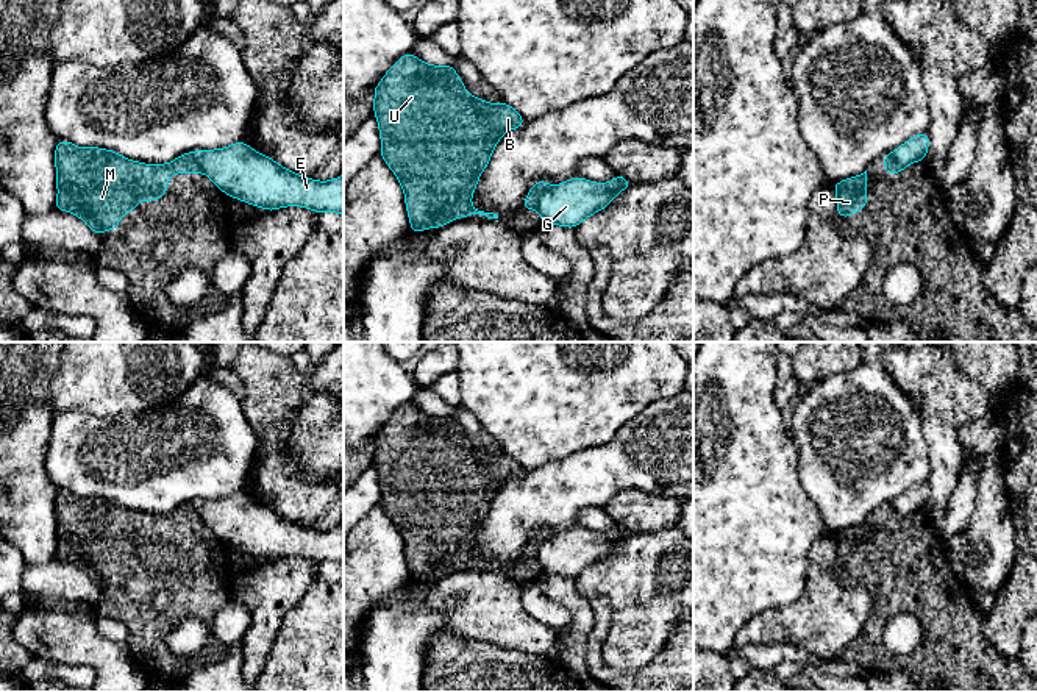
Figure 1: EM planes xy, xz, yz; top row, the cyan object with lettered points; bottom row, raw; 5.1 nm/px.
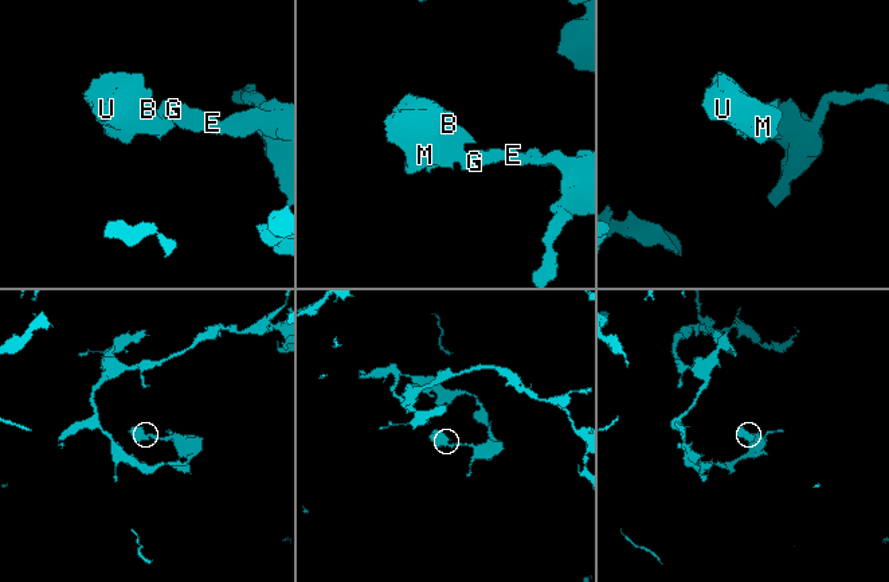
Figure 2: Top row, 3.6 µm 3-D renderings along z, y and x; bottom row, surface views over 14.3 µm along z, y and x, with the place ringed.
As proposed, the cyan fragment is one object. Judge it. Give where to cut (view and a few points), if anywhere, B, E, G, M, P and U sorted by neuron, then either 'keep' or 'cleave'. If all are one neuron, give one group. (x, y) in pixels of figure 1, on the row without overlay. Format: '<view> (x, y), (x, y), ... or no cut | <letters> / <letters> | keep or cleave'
xz (552, 536), (541, 545), (536, 558) | B M P U / E G | cleave

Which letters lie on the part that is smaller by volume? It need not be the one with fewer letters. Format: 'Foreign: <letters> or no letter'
Foreign: B, M, P, U

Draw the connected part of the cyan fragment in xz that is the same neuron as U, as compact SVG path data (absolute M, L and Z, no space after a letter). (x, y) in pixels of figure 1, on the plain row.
M412 403L400 406L389 417L373 445L373 464L381 486L380 505L404 540L411 583L442 578L447 572L475 564L498 569L494 562L475 559L470 550L504 481L525 473L511 455L492 455L470 445L453 414L431 416Z

